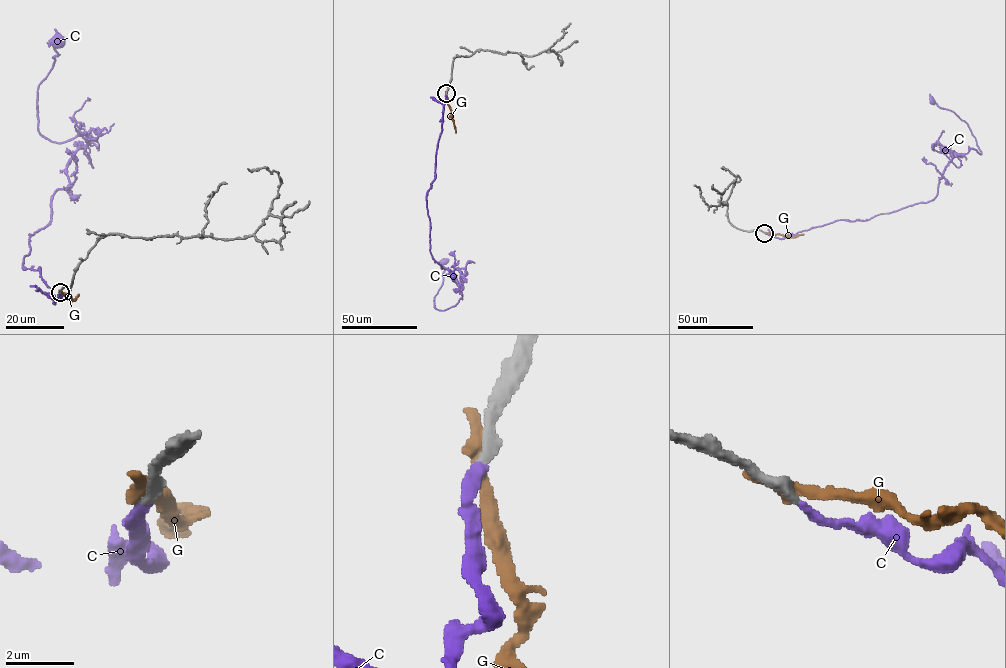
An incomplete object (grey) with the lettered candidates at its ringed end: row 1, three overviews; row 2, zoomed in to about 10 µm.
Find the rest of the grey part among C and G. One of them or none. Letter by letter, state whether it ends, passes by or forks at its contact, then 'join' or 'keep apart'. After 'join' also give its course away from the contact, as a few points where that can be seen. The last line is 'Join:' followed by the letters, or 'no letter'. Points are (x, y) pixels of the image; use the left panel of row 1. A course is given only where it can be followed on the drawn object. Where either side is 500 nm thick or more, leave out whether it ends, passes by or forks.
C: it ends; join; course (60, 292), (23, 267), (90, 142), (38, 129), (58, 43)
G: it ends; keep apart
Join: C

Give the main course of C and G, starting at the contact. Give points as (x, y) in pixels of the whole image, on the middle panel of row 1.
C: (446, 93), (426, 198), (430, 252), (462, 295), (438, 310), (434, 297), (445, 261)
G: (446, 93), (456, 133)

